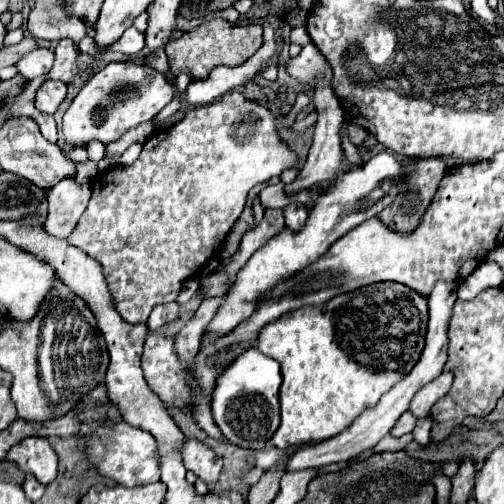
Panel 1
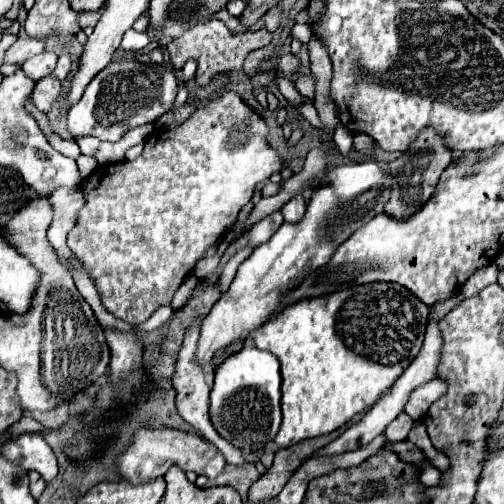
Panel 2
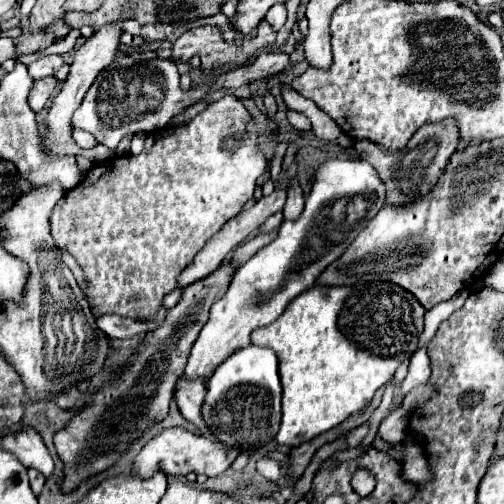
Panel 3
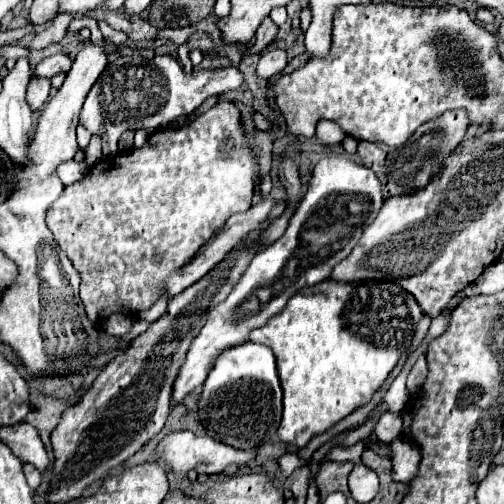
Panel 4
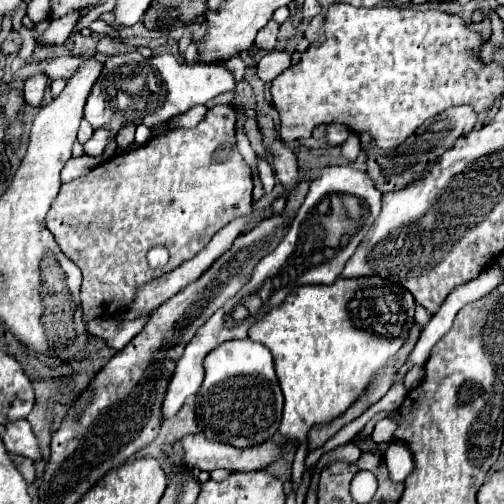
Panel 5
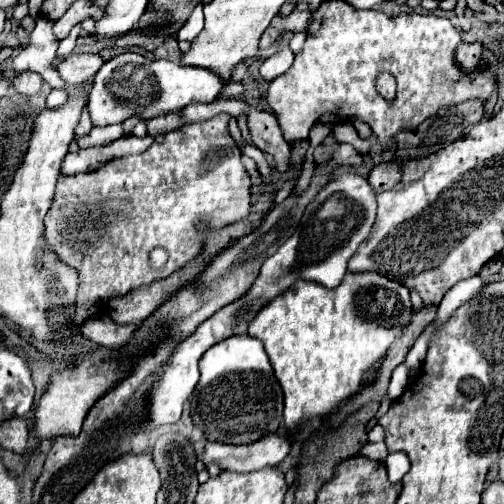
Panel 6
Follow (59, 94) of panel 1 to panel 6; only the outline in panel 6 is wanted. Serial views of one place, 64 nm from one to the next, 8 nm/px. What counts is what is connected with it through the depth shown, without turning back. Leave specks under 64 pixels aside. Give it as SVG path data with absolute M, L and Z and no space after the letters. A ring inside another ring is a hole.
M20 72L14 76L12 80L12 86L18 94L24 94L24 96L34 96L36 92L40 92L40 86L42 86L42 76L36 74L36 72Z

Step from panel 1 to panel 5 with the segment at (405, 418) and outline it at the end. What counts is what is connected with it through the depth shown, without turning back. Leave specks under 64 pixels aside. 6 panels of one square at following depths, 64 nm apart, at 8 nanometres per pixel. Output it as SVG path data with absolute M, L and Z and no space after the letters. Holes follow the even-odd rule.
M384 418L374 426L374 432L372 432L370 438L374 442L392 442L392 432L394 430L396 430L396 422L390 420L390 418Z

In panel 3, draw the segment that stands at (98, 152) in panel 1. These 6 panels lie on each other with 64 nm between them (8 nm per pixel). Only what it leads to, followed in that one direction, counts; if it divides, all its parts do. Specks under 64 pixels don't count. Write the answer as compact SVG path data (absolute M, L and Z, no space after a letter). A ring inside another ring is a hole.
M84 130L74 132L74 140L76 140L76 144L78 144L80 148L84 148L84 150L90 150L90 148L96 146L96 138L94 138L92 134L84 132Z

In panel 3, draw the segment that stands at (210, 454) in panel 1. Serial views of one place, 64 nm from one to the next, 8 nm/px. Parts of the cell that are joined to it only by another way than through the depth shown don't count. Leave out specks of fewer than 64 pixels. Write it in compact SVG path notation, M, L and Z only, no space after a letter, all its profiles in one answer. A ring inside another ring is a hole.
M168 428L144 446L140 456L136 456L136 460L134 460L132 472L140 474L142 478L152 476L154 470L162 470L164 474L172 474L172 476L186 476L190 472L206 474L206 476L218 476L226 468L230 468L230 464L236 460L238 454L240 454L238 450L230 450L224 444L214 442L206 436L188 432L184 428Z

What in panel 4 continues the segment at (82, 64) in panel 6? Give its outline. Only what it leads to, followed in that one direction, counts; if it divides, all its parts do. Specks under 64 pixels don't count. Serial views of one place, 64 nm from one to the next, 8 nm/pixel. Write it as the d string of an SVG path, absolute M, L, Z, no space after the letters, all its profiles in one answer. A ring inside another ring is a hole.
M54 54L54 56L48 56L46 60L42 60L36 66L36 76L52 78L52 76L62 74L62 72L66 74L70 66L72 66L72 58L68 54Z

